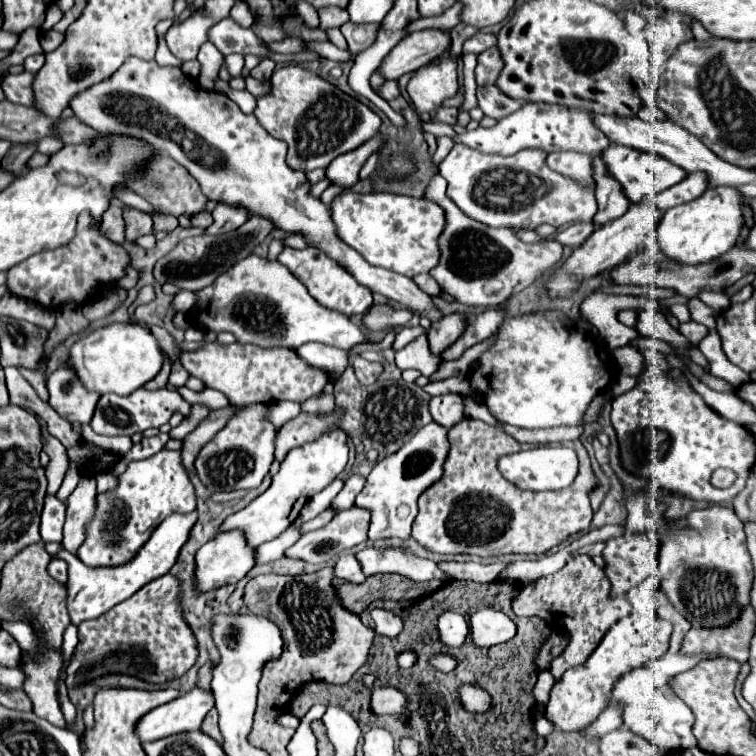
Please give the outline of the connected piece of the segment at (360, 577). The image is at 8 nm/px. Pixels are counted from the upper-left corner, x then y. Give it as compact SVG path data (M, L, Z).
M344 554L336 566L334 566L334 576L336 578L342 578L346 582L354 582L354 584L360 584L364 582L364 574L360 572L360 564L354 560L354 554Z

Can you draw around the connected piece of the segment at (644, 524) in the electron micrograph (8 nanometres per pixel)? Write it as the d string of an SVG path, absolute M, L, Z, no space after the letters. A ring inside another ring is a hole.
M642 494L628 502L628 520L624 526L608 524L598 528L598 540L610 540L624 534L642 534L656 530L660 536L658 572L662 590L672 606L692 624L692 628L724 628L740 618L740 612L750 604L752 562L746 548L746 534L735 510L728 506L710 506L690 512L678 520L664 520L652 514L642 502Z

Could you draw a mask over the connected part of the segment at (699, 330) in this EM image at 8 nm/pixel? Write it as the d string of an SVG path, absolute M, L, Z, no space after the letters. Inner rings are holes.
M691 320L690 322L680 324L678 327L679 332L688 338L692 344L698 344L708 334L708 329L697 322Z

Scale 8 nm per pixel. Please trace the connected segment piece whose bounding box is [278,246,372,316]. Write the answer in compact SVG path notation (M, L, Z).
M284 246L284 250L278 256L278 262L284 264L310 292L310 296L314 300L318 300L318 304L322 304L324 308L330 310L338 310L346 316L356 316L366 312L372 306L372 292L368 292L368 288L364 288L362 284L356 282L356 278L348 276L348 270L342 268L340 262L332 260L330 256L326 256L322 250L318 248L304 248L304 250L296 250L290 246Z

